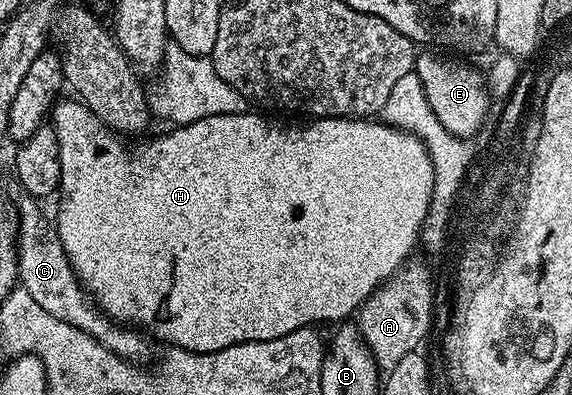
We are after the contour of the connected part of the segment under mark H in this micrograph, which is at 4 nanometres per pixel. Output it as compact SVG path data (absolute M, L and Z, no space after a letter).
M73 99L73 101L57 100L50 109L50 124L56 131L58 147L60 148L60 214L54 217L56 233L60 236L62 247L70 261L70 267L76 272L76 278L84 286L84 292L91 300L99 305L106 316L112 318L117 323L127 323L141 331L147 331L153 338L165 341L165 346L185 349L188 353L213 353L222 351L231 345L238 343L250 343L251 341L269 341L278 339L282 335L290 335L299 329L319 326L319 321L343 322L351 318L360 309L361 305L381 284L388 280L392 274L399 271L401 265L413 256L412 248L416 241L421 240L422 230L425 228L425 221L428 212L433 205L433 189L436 187L436 169L432 166L432 157L428 154L428 148L415 133L408 133L405 129L398 129L394 125L385 123L380 119L357 119L355 117L318 117L311 123L312 125L279 125L276 121L267 121L264 117L252 111L245 111L236 114L216 114L210 118L198 119L188 125L169 128L169 133L164 133L161 137L156 137L153 141L148 141L145 145L140 145L137 149L127 149L123 145L121 138L115 132L104 125L87 108L83 101Z

